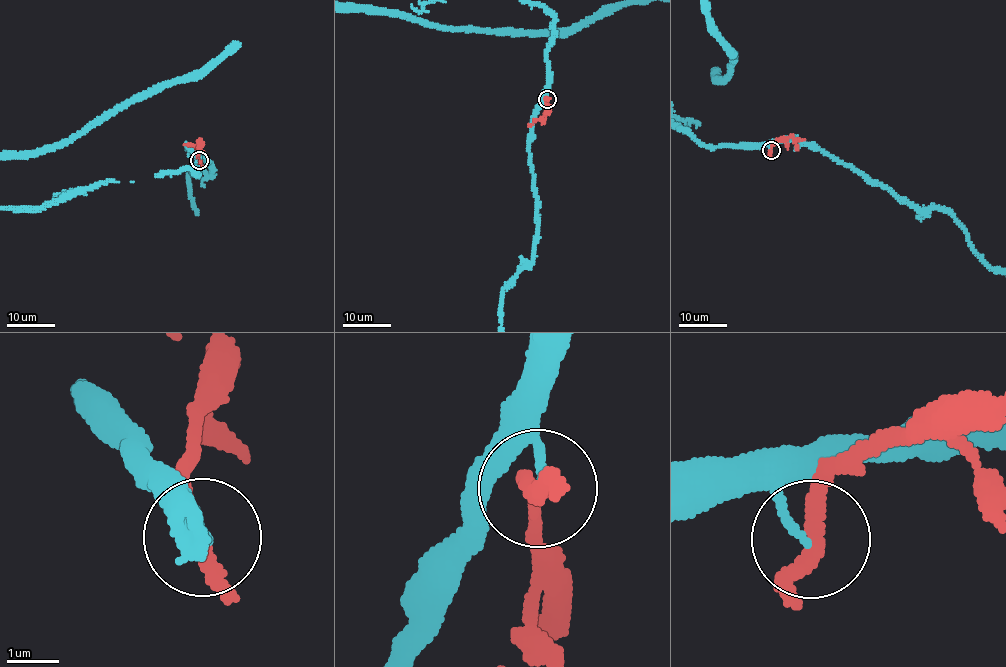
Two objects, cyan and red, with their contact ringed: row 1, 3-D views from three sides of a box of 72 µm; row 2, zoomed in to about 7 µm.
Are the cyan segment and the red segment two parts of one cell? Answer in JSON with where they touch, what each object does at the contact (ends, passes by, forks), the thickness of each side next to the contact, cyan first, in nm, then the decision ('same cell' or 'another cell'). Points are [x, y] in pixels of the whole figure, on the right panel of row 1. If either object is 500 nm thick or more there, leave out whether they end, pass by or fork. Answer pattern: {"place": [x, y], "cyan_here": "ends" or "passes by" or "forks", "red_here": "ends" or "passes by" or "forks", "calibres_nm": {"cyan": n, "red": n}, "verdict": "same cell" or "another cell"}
{"place": [771, 150], "cyan_here": "ends", "red_here": "passes by", "calibres_nm": {"cyan": 130, "red": 280}, "verdict": "another cell"}

